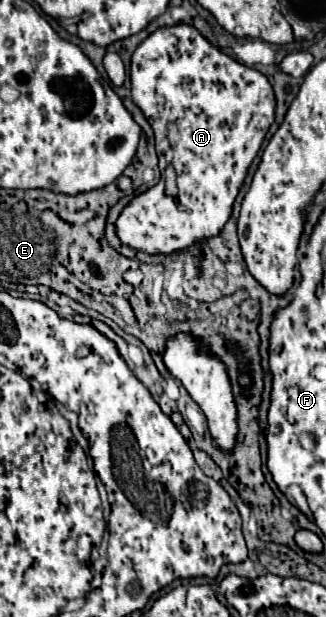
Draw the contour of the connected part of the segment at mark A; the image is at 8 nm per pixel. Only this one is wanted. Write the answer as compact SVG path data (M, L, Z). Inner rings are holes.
M184 23L160 27L136 47L130 61L130 81L132 101L142 109L144 117L154 129L162 177L154 187L136 195L122 209L116 219L116 235L124 245L150 255L170 255L186 251L216 237L230 219L232 205L244 183L248 167L258 155L262 141L270 125L274 123L274 89L260 71L224 55L220 49L210 45L194 27ZM168 165L176 169L176 197L166 193L164 171ZM178 205L184 205L186 209L178 211Z

